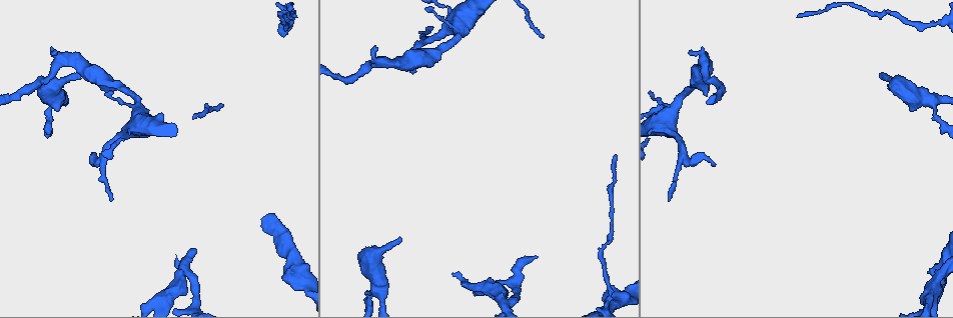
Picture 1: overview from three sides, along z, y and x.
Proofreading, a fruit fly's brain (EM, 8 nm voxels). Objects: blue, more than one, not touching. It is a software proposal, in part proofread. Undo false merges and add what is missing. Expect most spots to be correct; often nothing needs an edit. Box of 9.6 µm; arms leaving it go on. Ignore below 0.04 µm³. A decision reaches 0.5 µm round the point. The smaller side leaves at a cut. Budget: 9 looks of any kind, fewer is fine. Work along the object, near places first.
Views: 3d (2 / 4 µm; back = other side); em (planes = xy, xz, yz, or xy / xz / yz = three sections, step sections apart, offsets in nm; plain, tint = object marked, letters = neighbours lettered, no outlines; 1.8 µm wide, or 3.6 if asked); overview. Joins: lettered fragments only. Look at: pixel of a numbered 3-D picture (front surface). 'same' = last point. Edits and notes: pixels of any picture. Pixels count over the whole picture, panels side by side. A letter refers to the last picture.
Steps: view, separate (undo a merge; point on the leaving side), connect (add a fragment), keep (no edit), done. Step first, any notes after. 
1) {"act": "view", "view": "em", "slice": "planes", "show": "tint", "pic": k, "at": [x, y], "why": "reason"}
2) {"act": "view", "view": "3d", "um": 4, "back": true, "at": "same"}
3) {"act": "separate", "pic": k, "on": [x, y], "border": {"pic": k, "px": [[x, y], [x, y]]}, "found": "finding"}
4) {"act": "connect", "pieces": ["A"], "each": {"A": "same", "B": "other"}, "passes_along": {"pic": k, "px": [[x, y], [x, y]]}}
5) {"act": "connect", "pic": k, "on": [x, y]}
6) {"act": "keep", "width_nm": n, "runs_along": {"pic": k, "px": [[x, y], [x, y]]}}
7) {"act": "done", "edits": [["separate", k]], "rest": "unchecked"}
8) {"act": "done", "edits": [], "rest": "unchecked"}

{"act": "view", "view": "em", "slice": "xy", "step": 8, "show": "letters", "pic": 1, "at": [294, 17], "why": "an open end"}

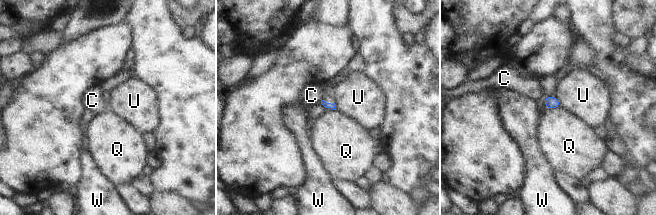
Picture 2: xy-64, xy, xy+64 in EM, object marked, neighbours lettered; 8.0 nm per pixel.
{"act": "keep", "each": {"C": "other", "Q": "other", "U": "other", "W": "other"}, "border": {"pic": 2, "px": [[559, 106], [547, 109]]}, "found": "no lettered fragment goes on from it"}

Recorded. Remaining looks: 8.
{"act": "view", "view": "em", "um": 3.6, "slice": "xy", "step": 16, "show": "letters", "pic": 1, "at": [92, 165], "why": "free end"}

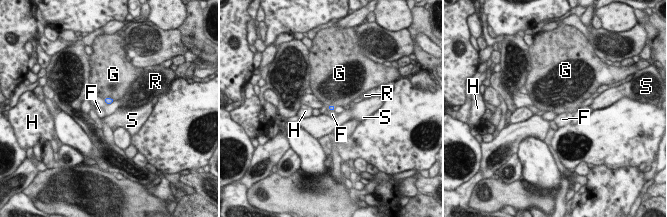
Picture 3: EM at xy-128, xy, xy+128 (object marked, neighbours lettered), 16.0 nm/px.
{"act": "view", "view": "em", "um": 3.6, "slice": "yz", "step": 8, "show": "letters", "at": "same", "why": "another direction"}

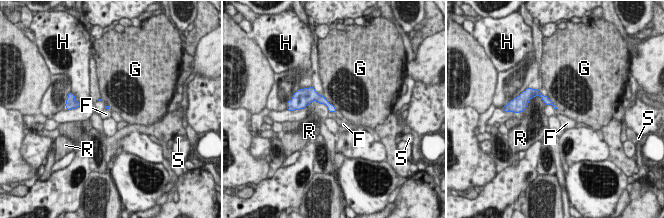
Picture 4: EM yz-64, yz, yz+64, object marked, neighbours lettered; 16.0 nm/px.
{"act": "keep", "each": {"F": "other", "G": "other", "H": "other", "R": "other", "S": "other"}, "border": {"pic": 4, "px": [[329, 111], [334, 113]]}, "found": "none of them fits"}

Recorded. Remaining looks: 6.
{"act": "view", "view": "3d", "um": 2, "pic": 1, "at": [882, 74], "why": "free end"}

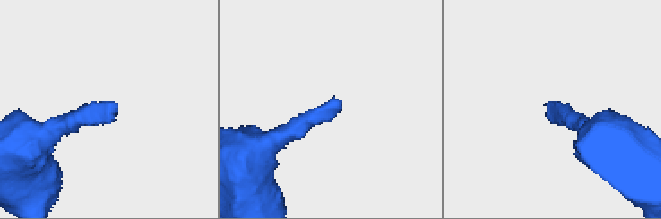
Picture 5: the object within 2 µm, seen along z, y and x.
{"act": "view", "view": "em", "slice": "planes", "show": "letters", "pic": 5, "at": [112, 102]}

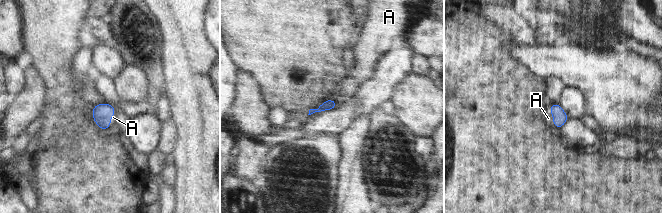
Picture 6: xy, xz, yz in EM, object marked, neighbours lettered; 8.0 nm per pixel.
{"act": "connect", "pieces": ["A"], "each": {"A": "same"}, "passes_along": {"pic": 6, "px": [[560, 117], [552, 116], [548, 118]]}, "found": "the neuron continues"}

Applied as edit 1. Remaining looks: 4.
{"act": "view", "view": "em", "slice": "planes", "show": "letters", "pic": 1, "at": [198, 283], "why": "branch stops here"}

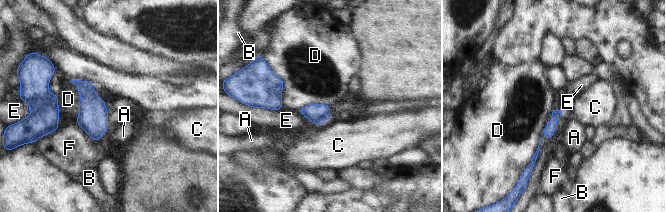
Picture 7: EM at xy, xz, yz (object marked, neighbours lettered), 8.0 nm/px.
{"act": "keep", "longest_contact_nm": ["D", 340], "each": {"A": "other", "B": "other", "C": "other", "D": "other", "E": "other", "F": "other"}, "border": {"pic": 7, "px": [[70, 81], [80, 96], [75, 121]]}, "found": "none of them fits"}

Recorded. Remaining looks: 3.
{"act": "done", "edits": [["connect", 6]], "rest": "unchecked"}

